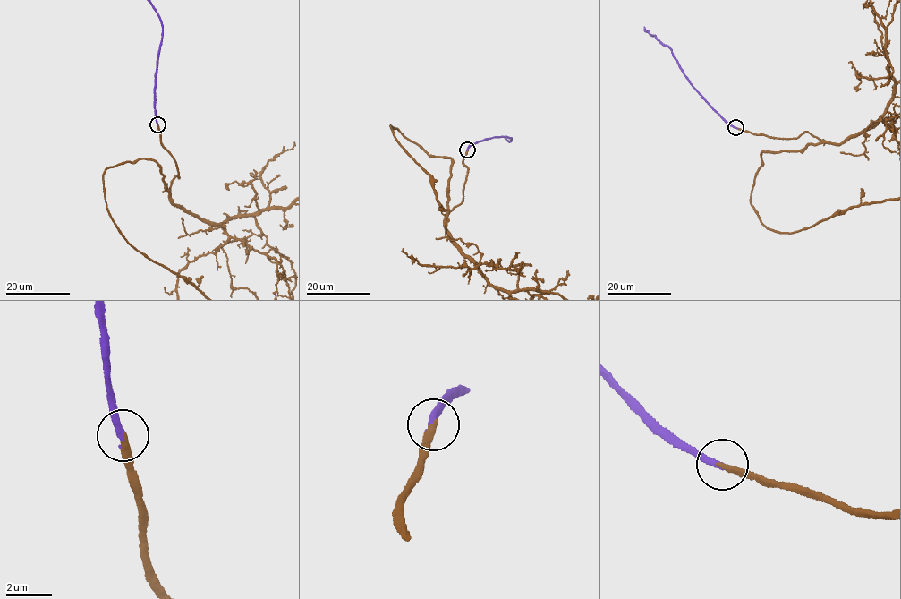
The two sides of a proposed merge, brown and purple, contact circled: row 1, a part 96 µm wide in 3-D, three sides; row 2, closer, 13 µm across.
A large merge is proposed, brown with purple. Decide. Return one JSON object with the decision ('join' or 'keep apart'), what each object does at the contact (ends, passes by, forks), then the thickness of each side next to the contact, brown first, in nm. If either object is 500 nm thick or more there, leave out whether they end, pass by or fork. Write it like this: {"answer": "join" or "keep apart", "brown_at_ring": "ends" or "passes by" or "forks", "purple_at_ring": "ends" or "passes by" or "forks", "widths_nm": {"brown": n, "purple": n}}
{"answer": "join", "brown_at_ring": "ends", "purple_at_ring": "ends", "widths_nm": {"brown": 280, "purple": 280}}

